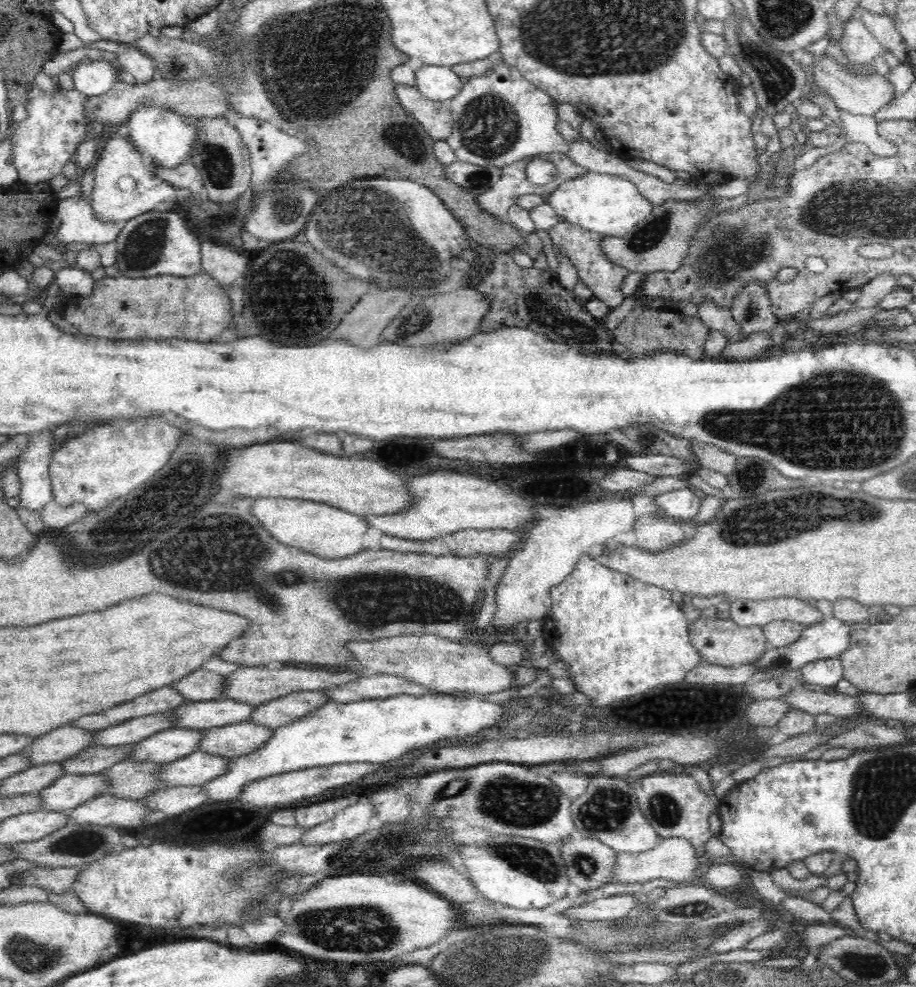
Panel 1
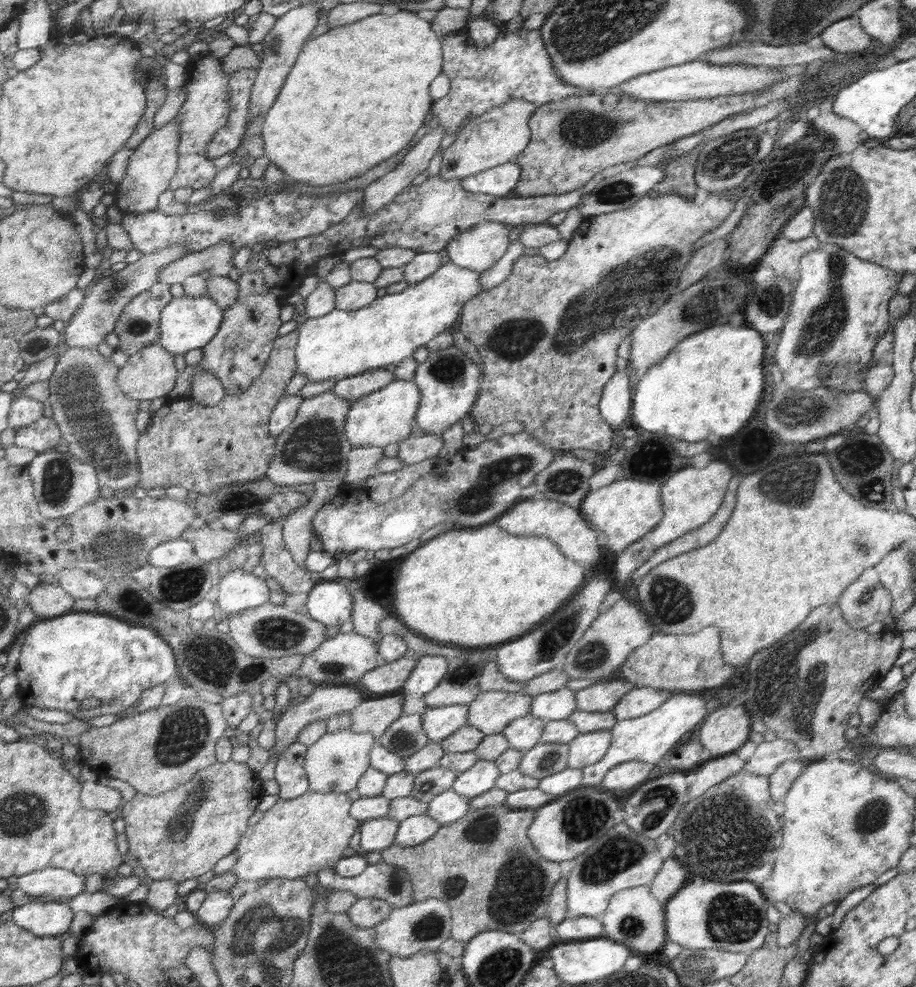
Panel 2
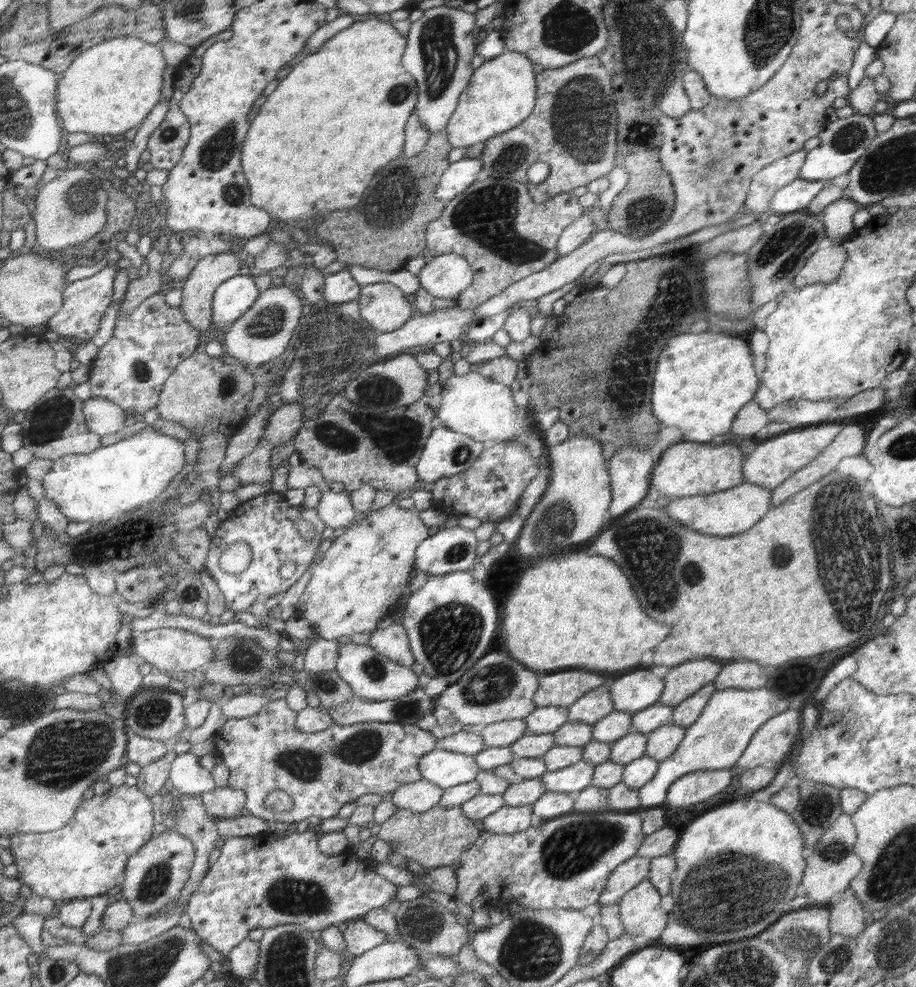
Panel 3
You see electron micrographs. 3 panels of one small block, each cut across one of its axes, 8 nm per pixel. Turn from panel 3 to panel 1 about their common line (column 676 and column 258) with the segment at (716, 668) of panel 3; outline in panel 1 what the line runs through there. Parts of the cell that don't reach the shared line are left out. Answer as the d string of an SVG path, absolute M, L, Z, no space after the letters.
M281 665L240 667L233 675L226 676L226 684L223 684L224 699L232 699L236 702L248 704L264 704L273 698L286 696L291 692L322 691L330 687L346 686L346 684L359 679L360 674L354 671L344 671L334 674L326 670L314 670L314 668L285 667Z

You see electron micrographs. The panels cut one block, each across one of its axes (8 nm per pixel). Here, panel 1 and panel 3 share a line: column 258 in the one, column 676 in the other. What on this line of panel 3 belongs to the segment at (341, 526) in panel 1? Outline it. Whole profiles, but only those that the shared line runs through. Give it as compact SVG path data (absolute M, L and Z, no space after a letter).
M745 481L730 491L712 496L678 497L669 499L663 508L668 517L682 523L686 528L710 536L730 536L746 532L760 522L772 510L772 491Z

